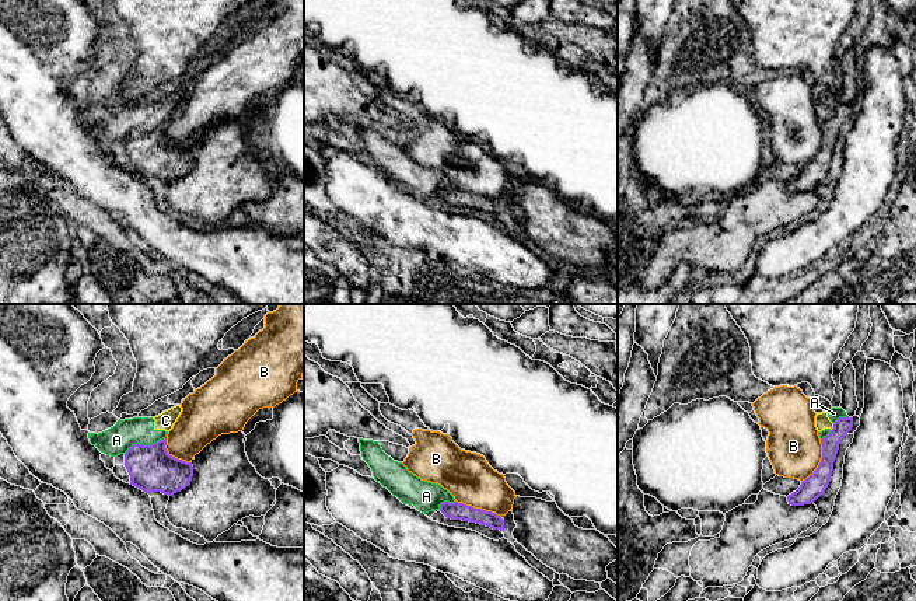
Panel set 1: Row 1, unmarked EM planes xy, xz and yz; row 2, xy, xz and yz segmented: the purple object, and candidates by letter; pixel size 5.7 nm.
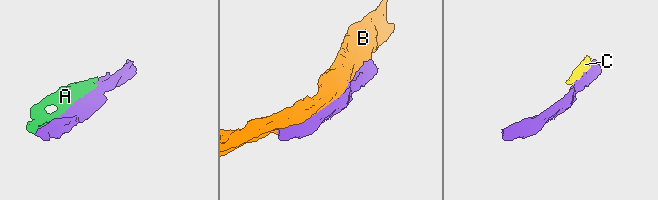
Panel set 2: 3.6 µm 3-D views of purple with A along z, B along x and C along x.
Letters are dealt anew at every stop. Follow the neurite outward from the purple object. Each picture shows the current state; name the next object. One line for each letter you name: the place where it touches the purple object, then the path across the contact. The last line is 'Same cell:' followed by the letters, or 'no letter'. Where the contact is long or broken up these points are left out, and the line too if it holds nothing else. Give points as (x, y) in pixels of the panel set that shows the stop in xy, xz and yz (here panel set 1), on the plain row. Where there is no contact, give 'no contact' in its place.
Same cell: no letter

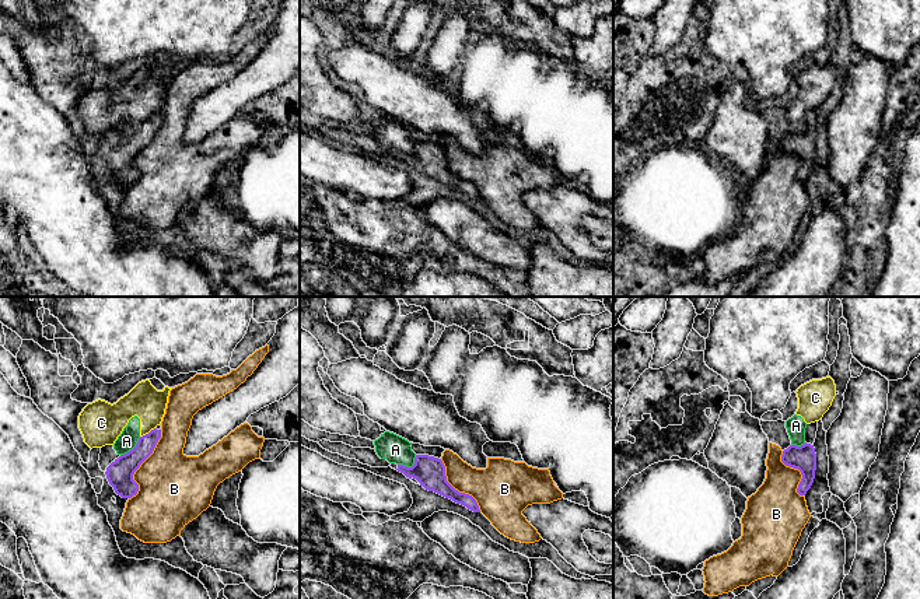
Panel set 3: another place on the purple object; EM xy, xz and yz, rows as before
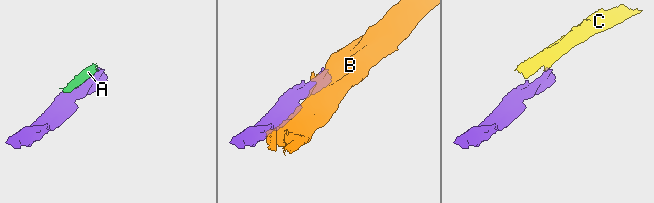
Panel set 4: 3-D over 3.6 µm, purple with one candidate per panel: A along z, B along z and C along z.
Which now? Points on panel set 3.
Same cell: no letter

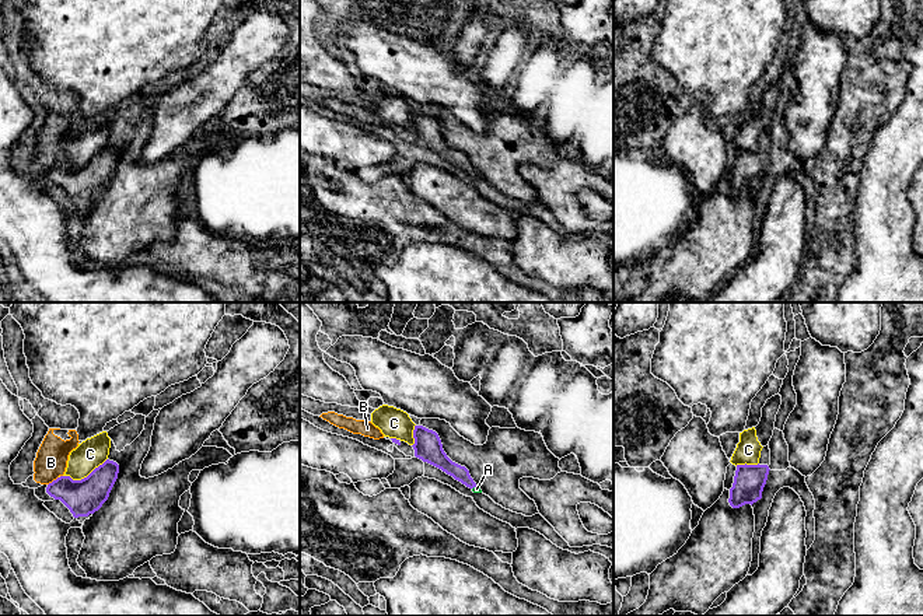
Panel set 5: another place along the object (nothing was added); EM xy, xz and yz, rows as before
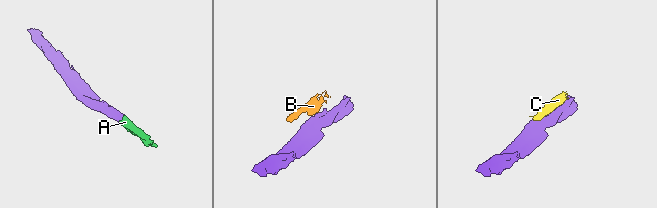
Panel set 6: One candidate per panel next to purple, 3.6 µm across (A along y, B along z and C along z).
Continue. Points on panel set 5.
A: meets purple in xz at (474, 172); runs through xz (440, 146), (474, 172), (476, 175)
Same cell: A

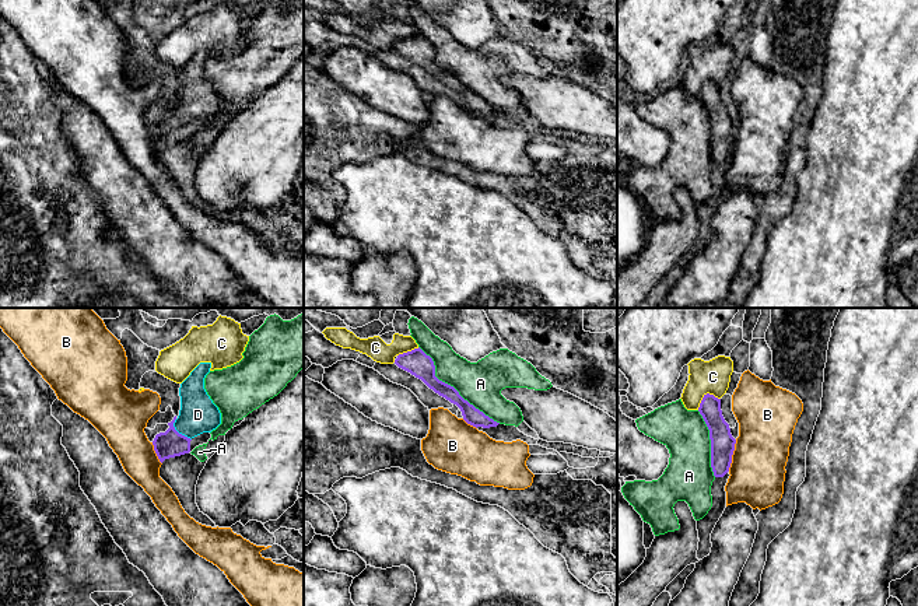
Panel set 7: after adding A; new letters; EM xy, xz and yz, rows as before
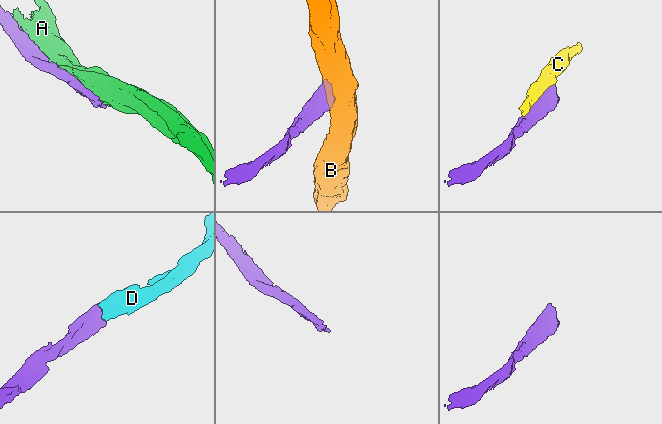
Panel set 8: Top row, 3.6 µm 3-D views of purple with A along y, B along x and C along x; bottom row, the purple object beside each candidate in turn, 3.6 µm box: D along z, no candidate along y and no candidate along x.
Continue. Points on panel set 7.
D: meets purple in xy at (177, 118); runs through xy (170, 130), (177, 118), (198, 101)
Same cell: D

